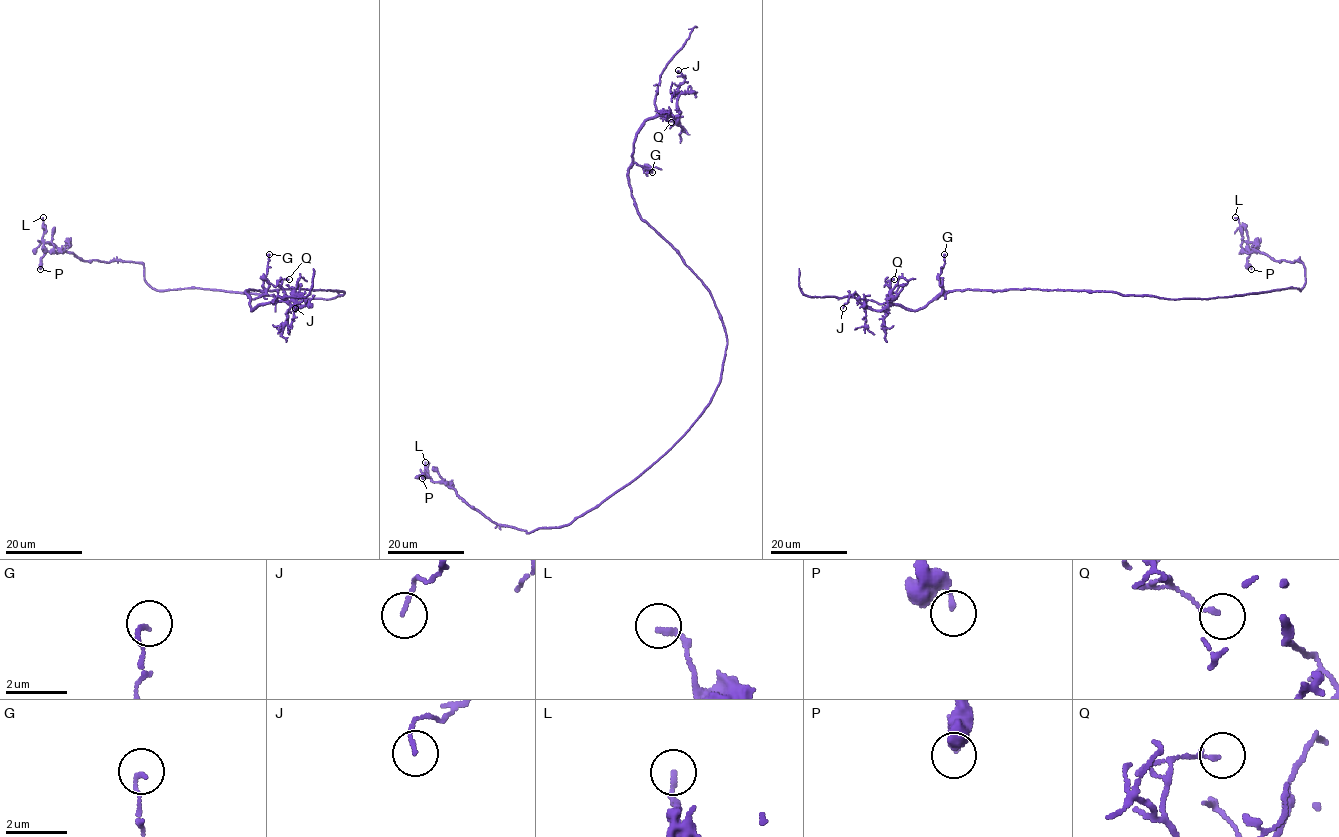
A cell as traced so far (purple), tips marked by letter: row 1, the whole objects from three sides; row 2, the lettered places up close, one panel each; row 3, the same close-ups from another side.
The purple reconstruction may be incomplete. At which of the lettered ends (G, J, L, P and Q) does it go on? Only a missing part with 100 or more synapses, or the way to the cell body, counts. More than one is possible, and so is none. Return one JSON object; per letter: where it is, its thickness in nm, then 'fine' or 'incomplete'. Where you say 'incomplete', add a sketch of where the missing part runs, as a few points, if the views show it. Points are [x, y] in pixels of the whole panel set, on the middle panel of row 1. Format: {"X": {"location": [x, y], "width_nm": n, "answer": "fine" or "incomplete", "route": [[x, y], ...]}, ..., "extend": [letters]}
{"G": {"location": [652, 172], "width_nm": 120, "answer": "fine"}, "J": {"location": [678, 70], "width_nm": 100, "answer": "fine"}, "L": {"location": [425, 462], "width_nm": 160, "answer": "fine"}, "P": {"location": [422, 478], "width_nm": 170, "answer": "fine"}, "Q": {"location": [671, 122], "width_nm": 140, "answer": "fine"}, "extend": []}

